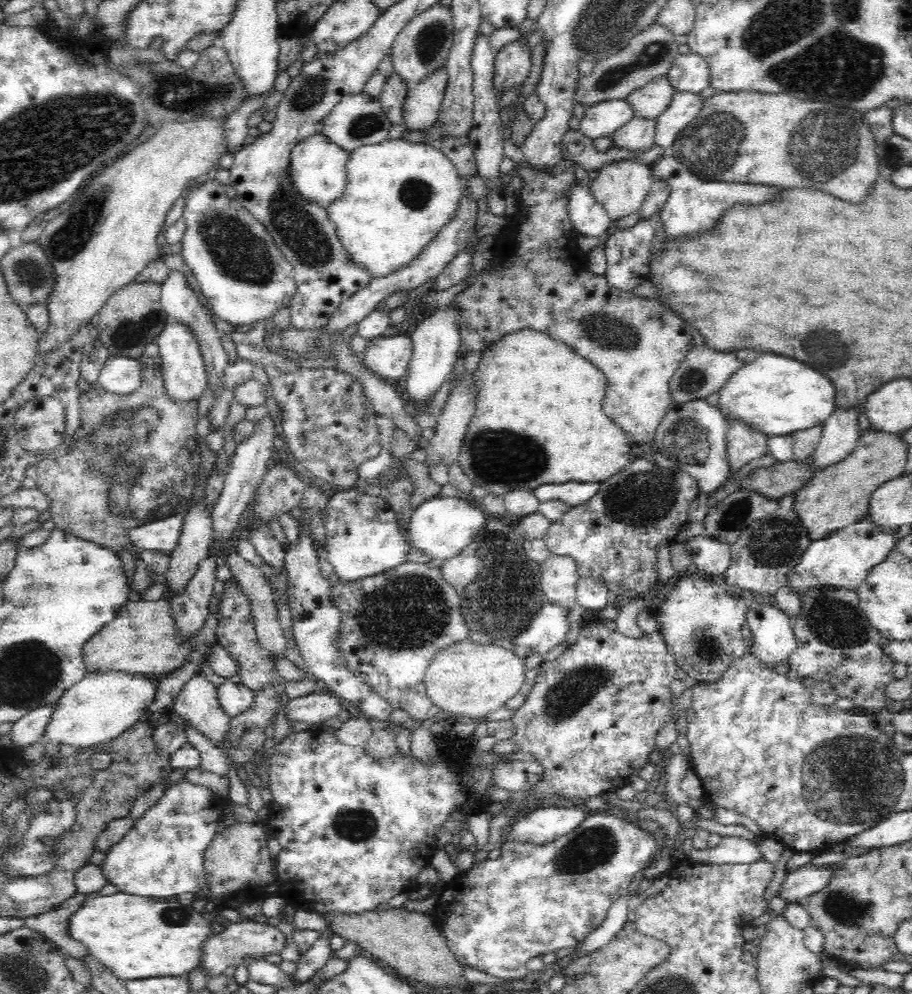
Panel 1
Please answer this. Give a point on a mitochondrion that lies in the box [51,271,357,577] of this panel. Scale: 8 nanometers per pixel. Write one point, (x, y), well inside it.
(134, 484)

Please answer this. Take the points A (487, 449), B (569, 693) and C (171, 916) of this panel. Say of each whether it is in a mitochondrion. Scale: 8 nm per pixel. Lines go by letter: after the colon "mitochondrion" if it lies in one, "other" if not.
A: mitochondrion
B: mitochondrion
C: mitochondrion

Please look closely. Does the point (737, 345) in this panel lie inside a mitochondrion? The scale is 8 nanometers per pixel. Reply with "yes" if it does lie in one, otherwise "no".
no

